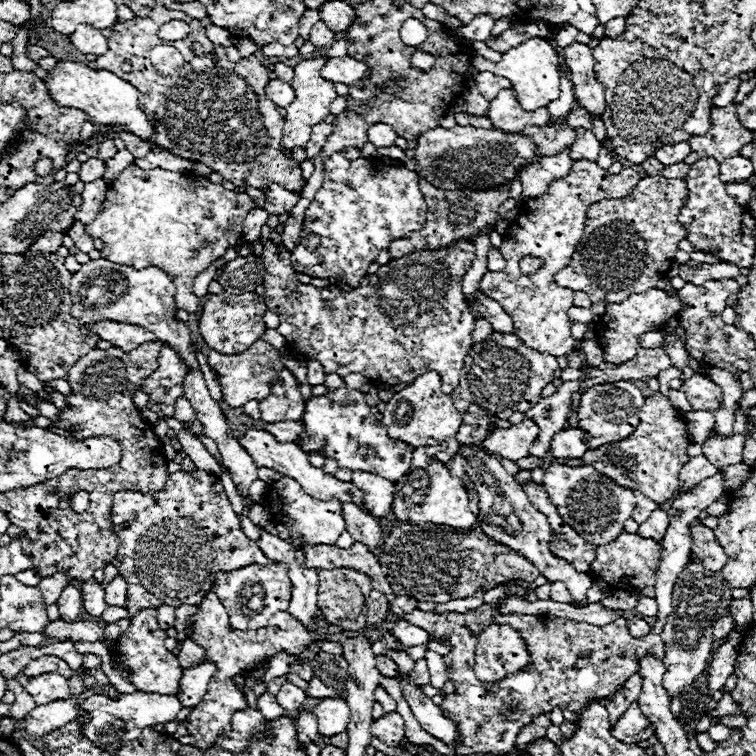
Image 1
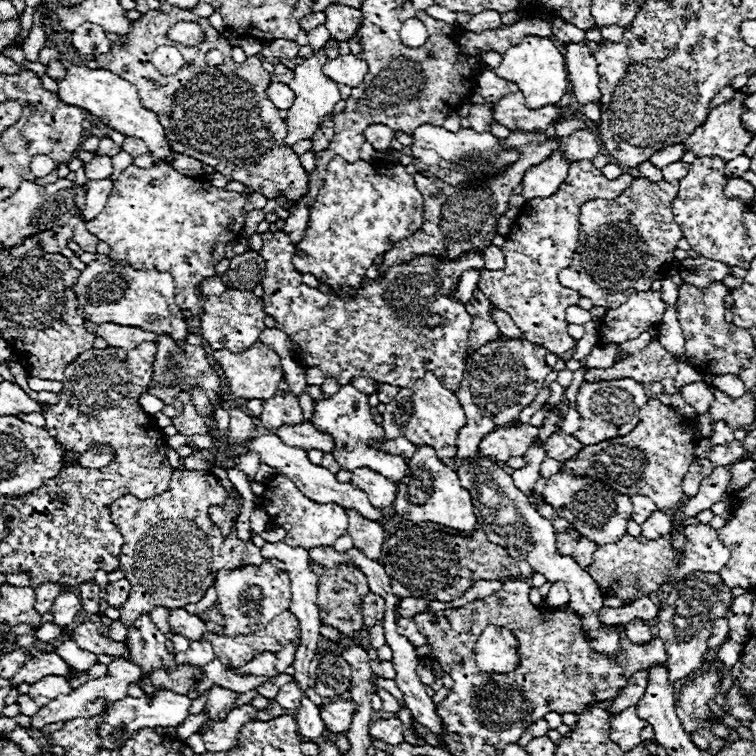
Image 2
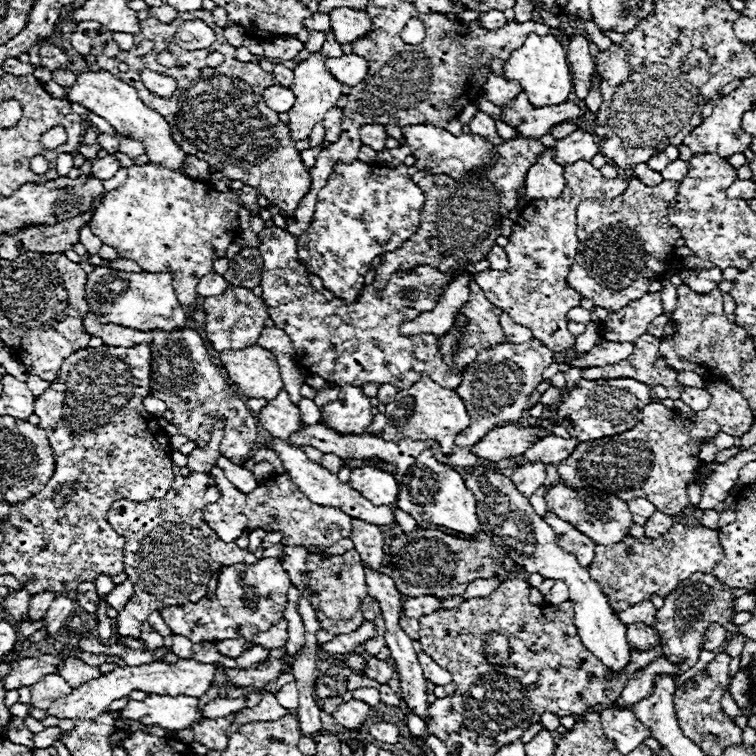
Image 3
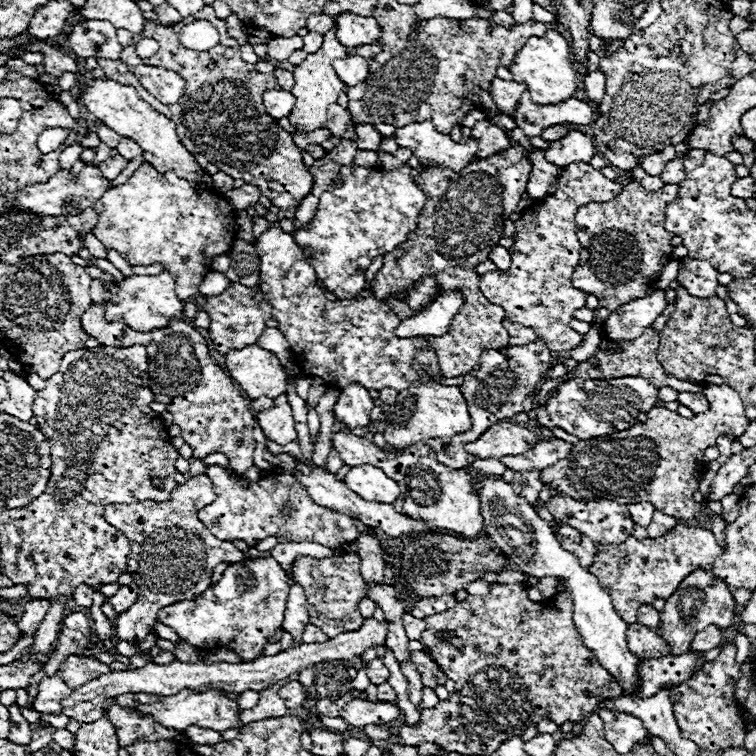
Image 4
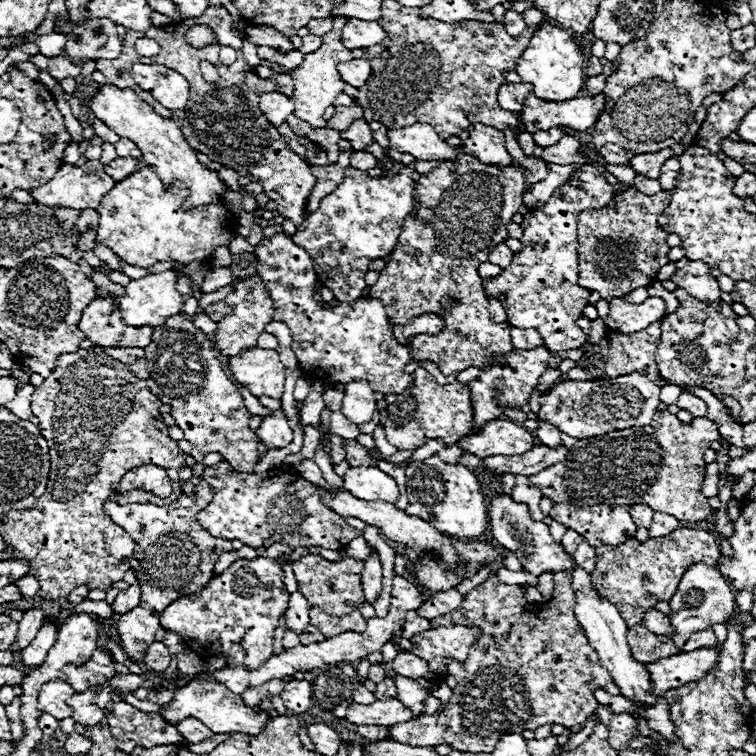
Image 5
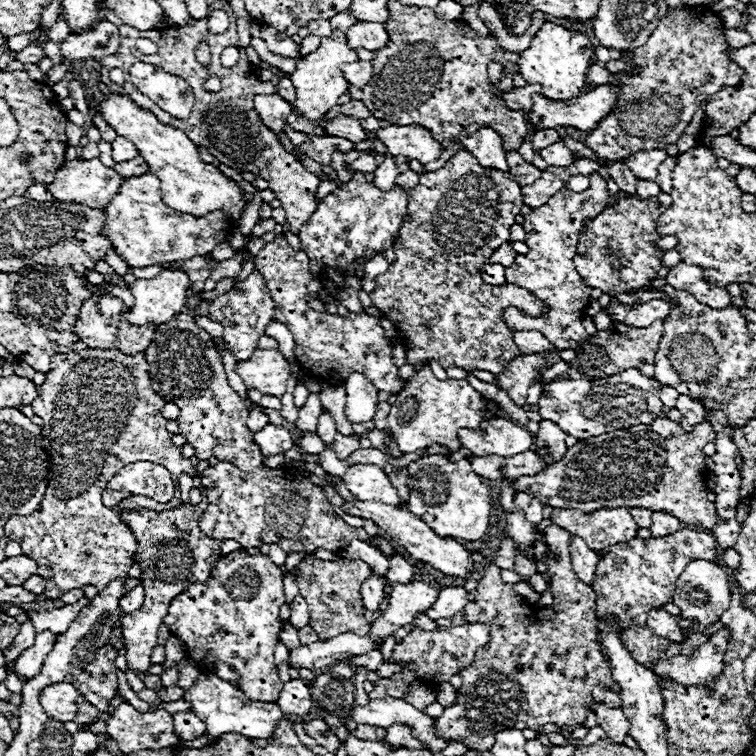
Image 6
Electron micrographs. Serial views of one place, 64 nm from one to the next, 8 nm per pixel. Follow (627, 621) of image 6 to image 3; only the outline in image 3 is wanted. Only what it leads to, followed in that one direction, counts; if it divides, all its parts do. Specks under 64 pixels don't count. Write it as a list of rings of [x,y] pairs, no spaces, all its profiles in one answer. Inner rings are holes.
[[[674,524],[674,528],[658,540],[626,536],[618,544],[596,546],[594,562],[588,566],[588,572],[600,584],[602,592],[608,594],[610,606],[616,612],[622,612],[630,604],[650,600],[652,594],[666,598],[692,572],[711,573],[722,558],[724,550],[720,546],[718,531],[706,526]]]

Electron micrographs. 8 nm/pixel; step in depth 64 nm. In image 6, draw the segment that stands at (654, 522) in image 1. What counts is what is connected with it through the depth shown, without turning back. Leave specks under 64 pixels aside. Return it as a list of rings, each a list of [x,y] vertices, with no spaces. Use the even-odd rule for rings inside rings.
[[[654,512],[652,526],[650,526],[650,534],[654,538],[668,536],[668,534],[676,532],[678,528],[680,528],[680,520],[678,518],[674,518],[672,514],[666,514],[666,512]]]

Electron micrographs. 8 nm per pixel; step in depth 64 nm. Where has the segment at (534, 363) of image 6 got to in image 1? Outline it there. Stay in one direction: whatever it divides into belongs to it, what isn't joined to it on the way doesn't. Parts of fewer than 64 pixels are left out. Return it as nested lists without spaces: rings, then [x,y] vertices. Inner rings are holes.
[[[492,332],[488,340],[472,344],[464,358],[460,384],[452,392],[452,400],[462,414],[458,442],[480,444],[488,434],[488,424],[494,420],[506,420],[514,412],[528,412],[528,408],[542,398],[542,388],[554,380],[556,368],[558,362],[554,356],[544,356],[534,348],[528,348],[514,334]]]

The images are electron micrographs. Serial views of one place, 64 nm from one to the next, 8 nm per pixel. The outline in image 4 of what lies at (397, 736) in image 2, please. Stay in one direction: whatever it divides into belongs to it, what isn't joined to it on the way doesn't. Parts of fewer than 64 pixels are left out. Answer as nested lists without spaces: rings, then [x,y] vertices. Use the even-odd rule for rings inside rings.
[[[372,724],[366,726],[364,732],[366,732],[366,736],[368,736],[370,740],[388,740],[388,738],[394,736],[394,730],[392,730],[392,728],[386,728],[386,726],[372,726]]]

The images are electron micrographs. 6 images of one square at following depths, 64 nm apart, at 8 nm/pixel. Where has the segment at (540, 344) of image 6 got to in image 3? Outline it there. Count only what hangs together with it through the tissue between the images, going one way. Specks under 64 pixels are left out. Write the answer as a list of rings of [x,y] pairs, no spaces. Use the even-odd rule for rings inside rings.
[[[506,312],[500,314],[500,328],[504,330],[506,340],[512,344],[522,344],[522,342],[528,342],[532,338],[532,332],[528,332],[528,328],[512,322],[512,318]]]

